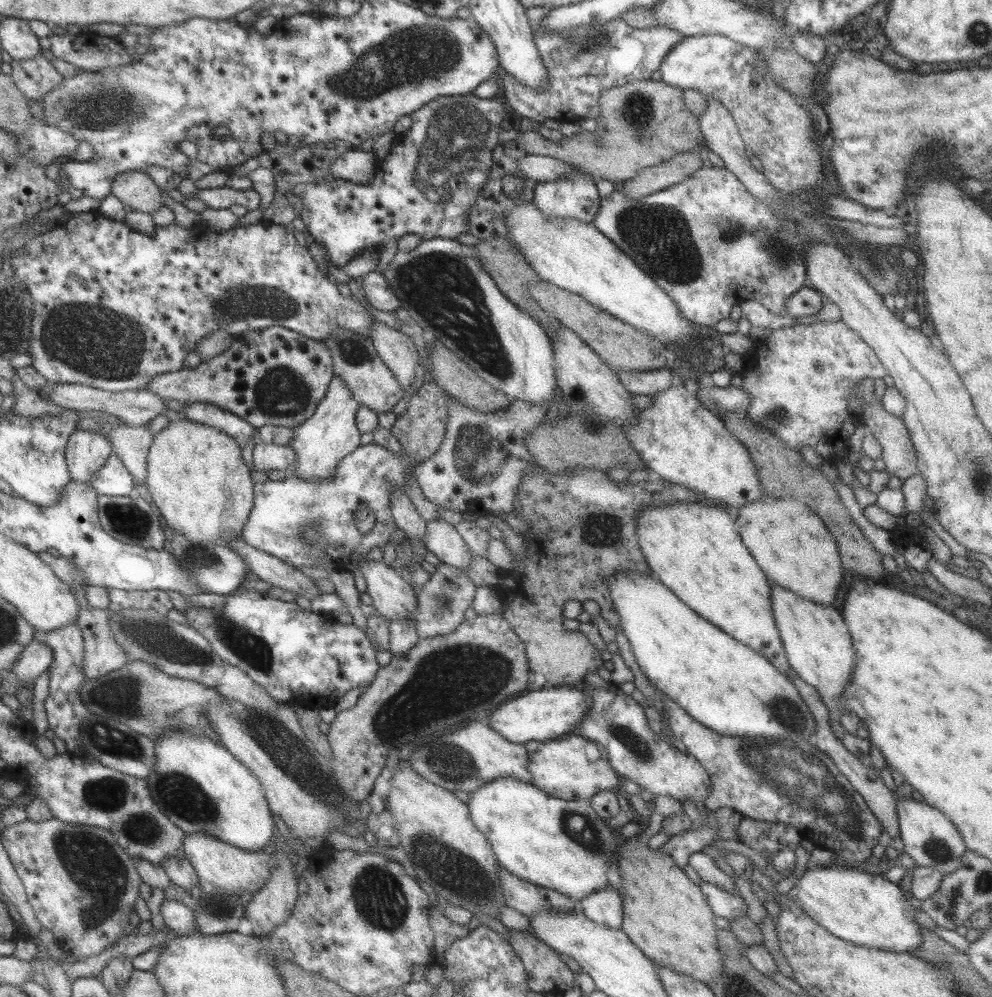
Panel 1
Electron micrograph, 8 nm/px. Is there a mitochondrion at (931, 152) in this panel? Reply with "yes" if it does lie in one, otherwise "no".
no

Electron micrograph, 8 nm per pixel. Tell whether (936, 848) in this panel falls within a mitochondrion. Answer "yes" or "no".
yes

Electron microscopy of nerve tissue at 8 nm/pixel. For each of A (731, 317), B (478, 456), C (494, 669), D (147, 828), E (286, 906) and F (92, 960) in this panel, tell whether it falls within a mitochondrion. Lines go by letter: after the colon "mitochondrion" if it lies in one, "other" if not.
A: other
B: mitochondrion
C: mitochondrion
D: mitochondrion
E: other
F: other

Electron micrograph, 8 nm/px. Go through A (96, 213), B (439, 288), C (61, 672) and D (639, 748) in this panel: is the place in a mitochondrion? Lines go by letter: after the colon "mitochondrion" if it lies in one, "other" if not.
A: other
B: mitochondrion
C: other
D: mitochondrion

